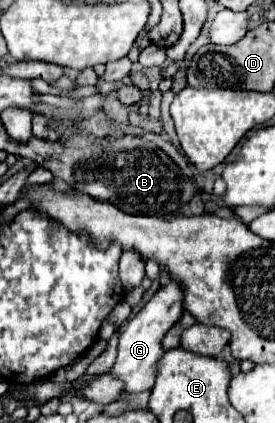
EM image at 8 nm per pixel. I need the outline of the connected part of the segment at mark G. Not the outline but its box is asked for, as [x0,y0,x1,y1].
[111,279,185,393]

